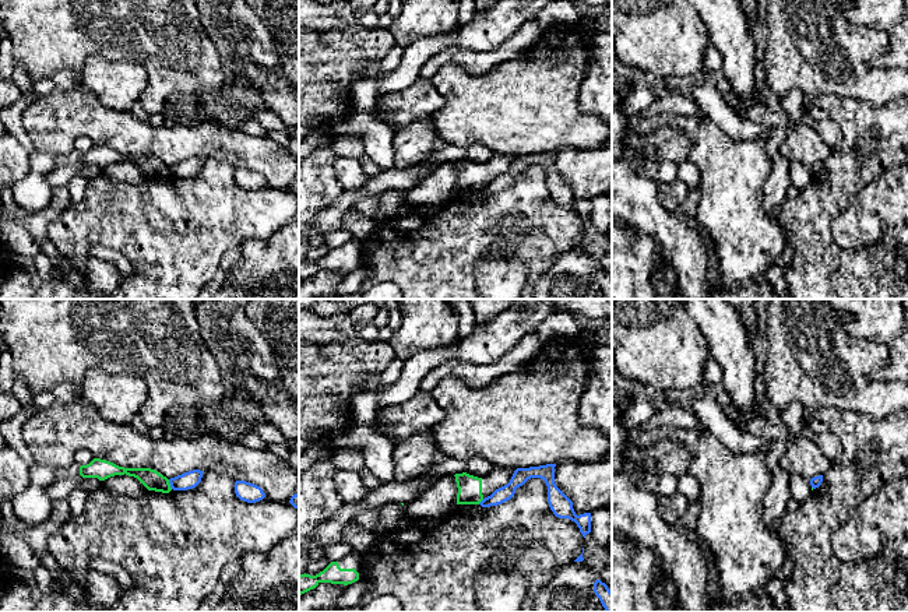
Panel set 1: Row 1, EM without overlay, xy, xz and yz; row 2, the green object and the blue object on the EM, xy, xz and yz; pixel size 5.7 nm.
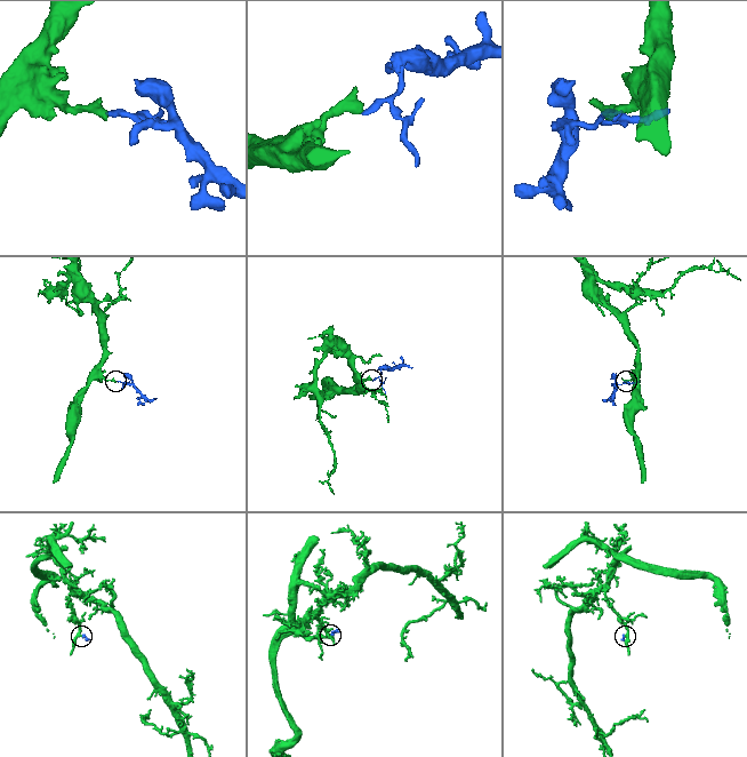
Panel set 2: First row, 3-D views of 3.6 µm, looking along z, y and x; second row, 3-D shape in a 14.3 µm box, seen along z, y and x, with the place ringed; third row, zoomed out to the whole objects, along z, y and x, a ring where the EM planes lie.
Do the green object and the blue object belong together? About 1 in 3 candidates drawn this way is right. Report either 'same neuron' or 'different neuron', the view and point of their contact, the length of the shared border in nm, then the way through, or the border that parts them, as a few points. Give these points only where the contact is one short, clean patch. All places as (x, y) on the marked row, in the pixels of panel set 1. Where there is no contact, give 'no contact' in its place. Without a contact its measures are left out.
different neuron; contact xy (169, 484); length 60 nm; border xy (168, 479), (172, 488)

